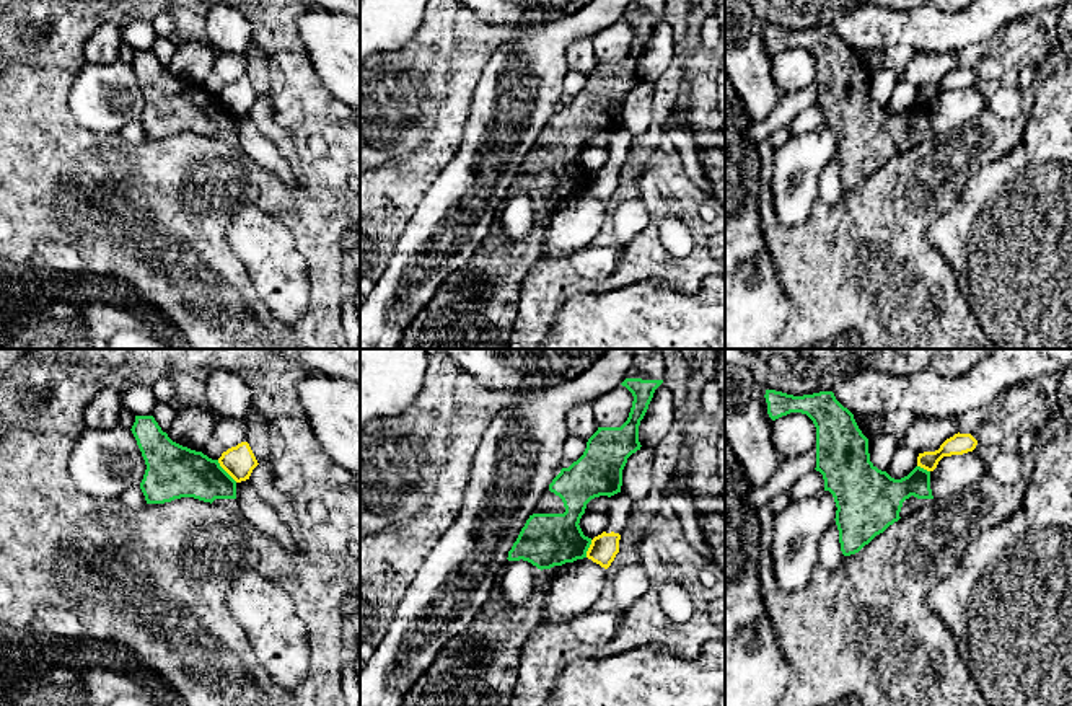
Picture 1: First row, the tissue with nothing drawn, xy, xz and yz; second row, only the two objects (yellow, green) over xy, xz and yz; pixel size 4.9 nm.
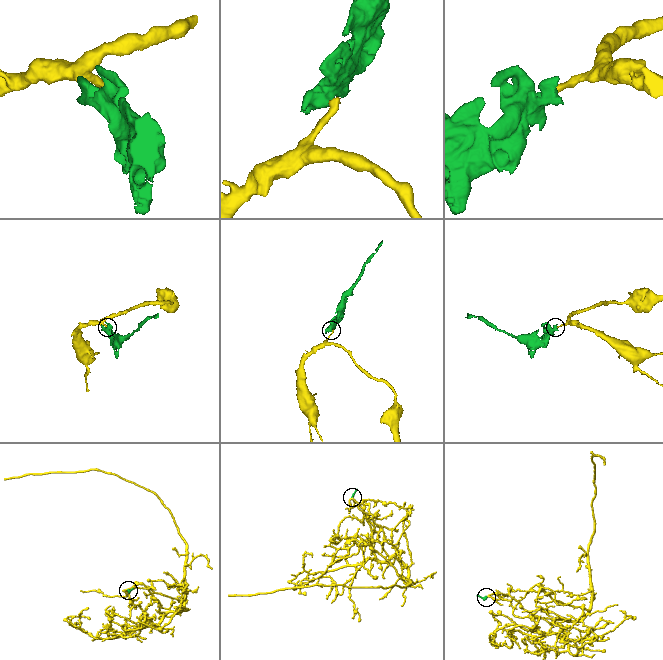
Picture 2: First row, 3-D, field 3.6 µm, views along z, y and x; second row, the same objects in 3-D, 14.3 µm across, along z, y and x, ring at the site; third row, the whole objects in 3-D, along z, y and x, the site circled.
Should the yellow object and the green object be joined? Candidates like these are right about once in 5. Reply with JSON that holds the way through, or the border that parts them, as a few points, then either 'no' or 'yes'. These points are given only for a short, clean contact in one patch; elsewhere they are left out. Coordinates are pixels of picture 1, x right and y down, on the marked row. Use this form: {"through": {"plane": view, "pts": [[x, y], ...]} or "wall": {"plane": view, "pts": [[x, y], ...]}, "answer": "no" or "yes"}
{"wall": {"plane": "xy", "pts": [[217, 460], [237, 481]]}, "answer": "no"}

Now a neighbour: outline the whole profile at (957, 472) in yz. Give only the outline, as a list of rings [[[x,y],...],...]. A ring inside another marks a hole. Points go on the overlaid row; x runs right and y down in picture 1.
[[[978,453],[943,457],[937,468],[930,471],[934,501],[947,499],[953,492],[976,484],[982,476],[986,476],[986,466]]]

